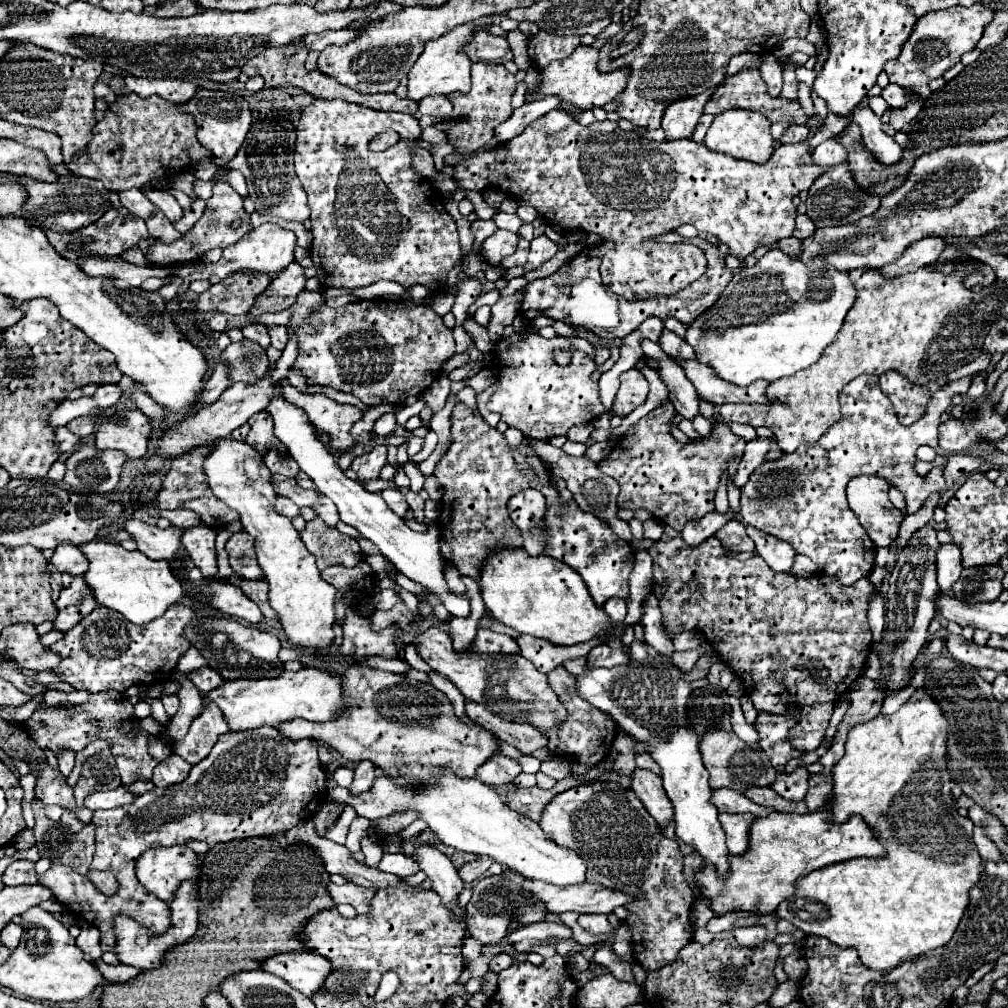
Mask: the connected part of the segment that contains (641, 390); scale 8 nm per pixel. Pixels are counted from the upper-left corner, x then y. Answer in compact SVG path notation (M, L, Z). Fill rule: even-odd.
M637 368L627 370L621 376L621 388L619 388L615 402L613 402L613 414L627 416L637 406L645 404L647 392L649 392L649 384L647 384L645 376Z

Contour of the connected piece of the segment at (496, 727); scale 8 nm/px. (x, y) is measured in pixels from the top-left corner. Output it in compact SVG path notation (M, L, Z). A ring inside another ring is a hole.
M465 702L465 714L475 720L479 726L485 730L491 730L495 736L505 740L507 744L519 748L523 754L531 754L535 750L547 748L547 736L543 736L535 726L523 722L505 722L501 716L489 712L487 708L475 704L475 702Z

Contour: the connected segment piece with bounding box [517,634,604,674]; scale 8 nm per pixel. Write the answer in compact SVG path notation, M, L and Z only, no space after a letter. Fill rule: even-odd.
M523 634L521 638L517 638L517 644L521 648L521 656L531 660L535 664L535 668L543 674L549 674L551 670L555 670L555 666L561 666L565 660L587 656L589 650L595 648L595 644L599 646L603 642L600 638L594 638L585 644L555 646L553 642L547 642L543 638L535 638L535 636Z

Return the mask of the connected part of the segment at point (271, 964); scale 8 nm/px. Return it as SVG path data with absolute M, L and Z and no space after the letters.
M287 952L267 958L261 966L265 972L271 972L283 978L291 988L299 990L305 996L313 996L325 978L331 972L331 962L319 954L309 952Z

